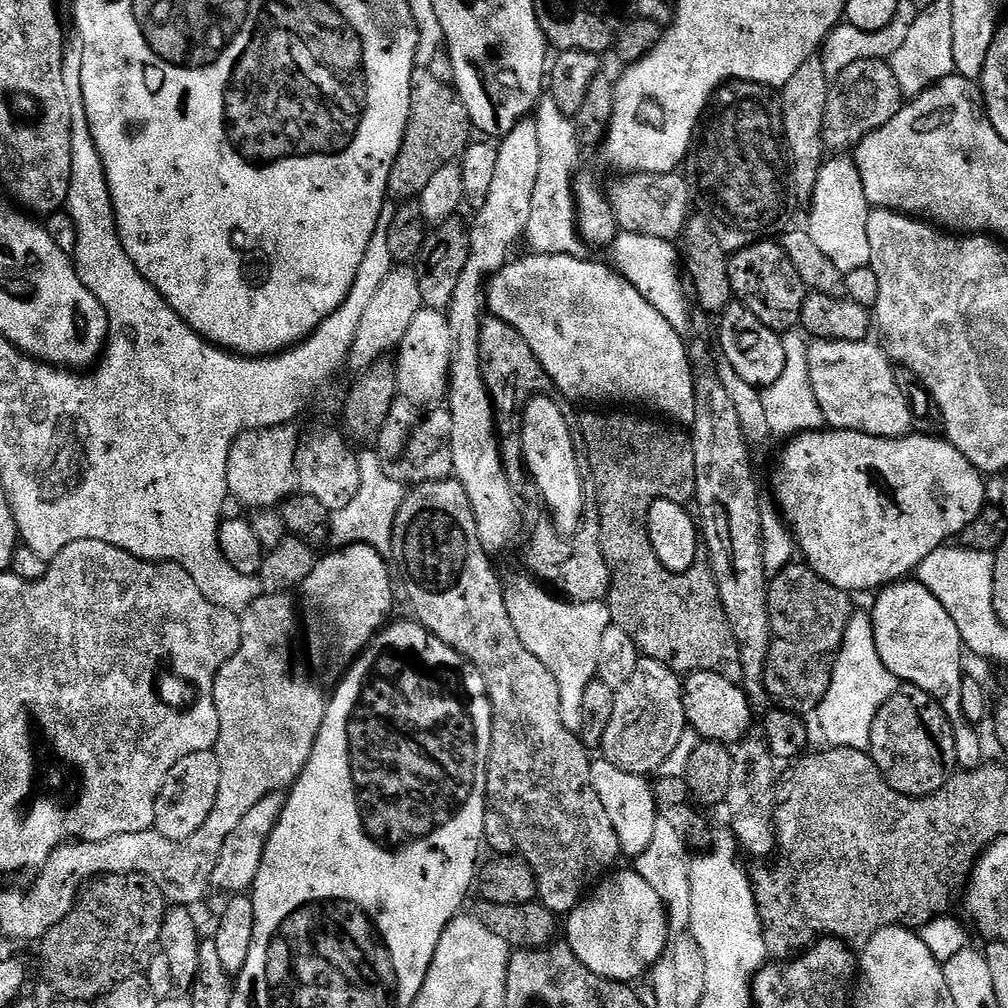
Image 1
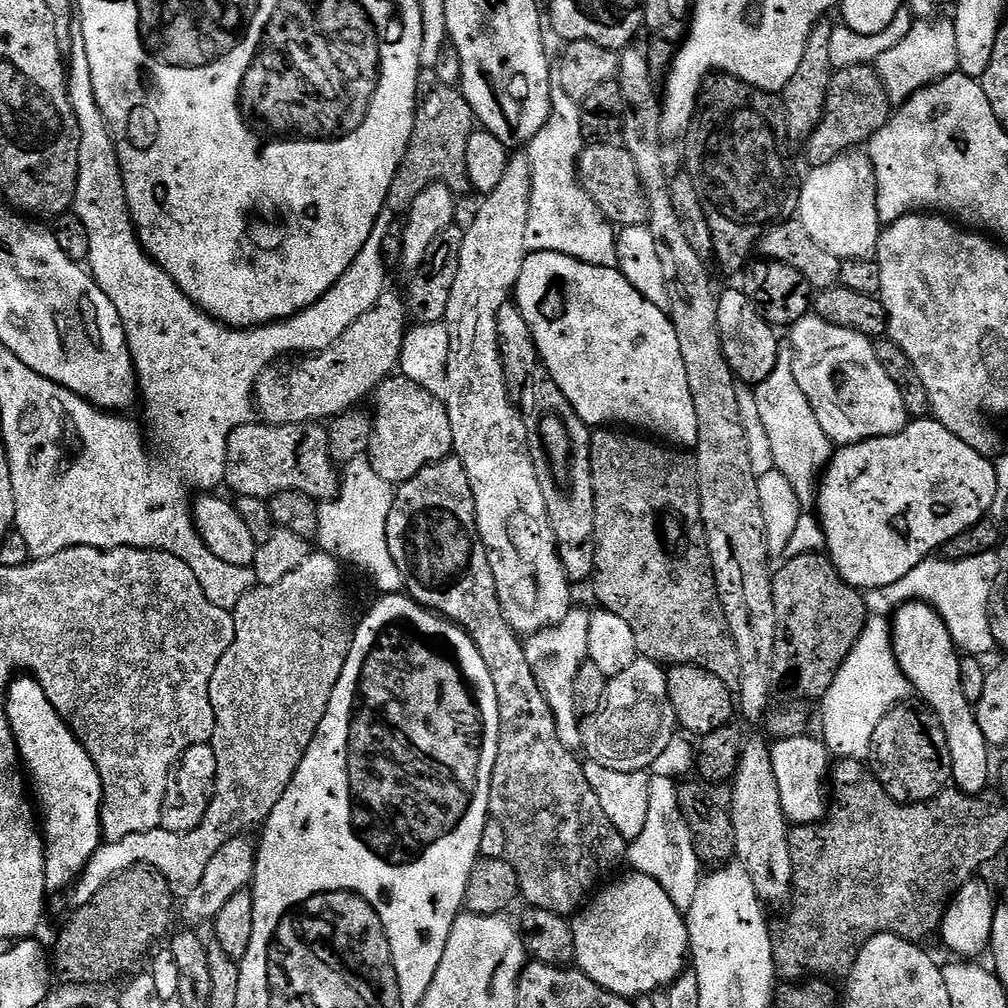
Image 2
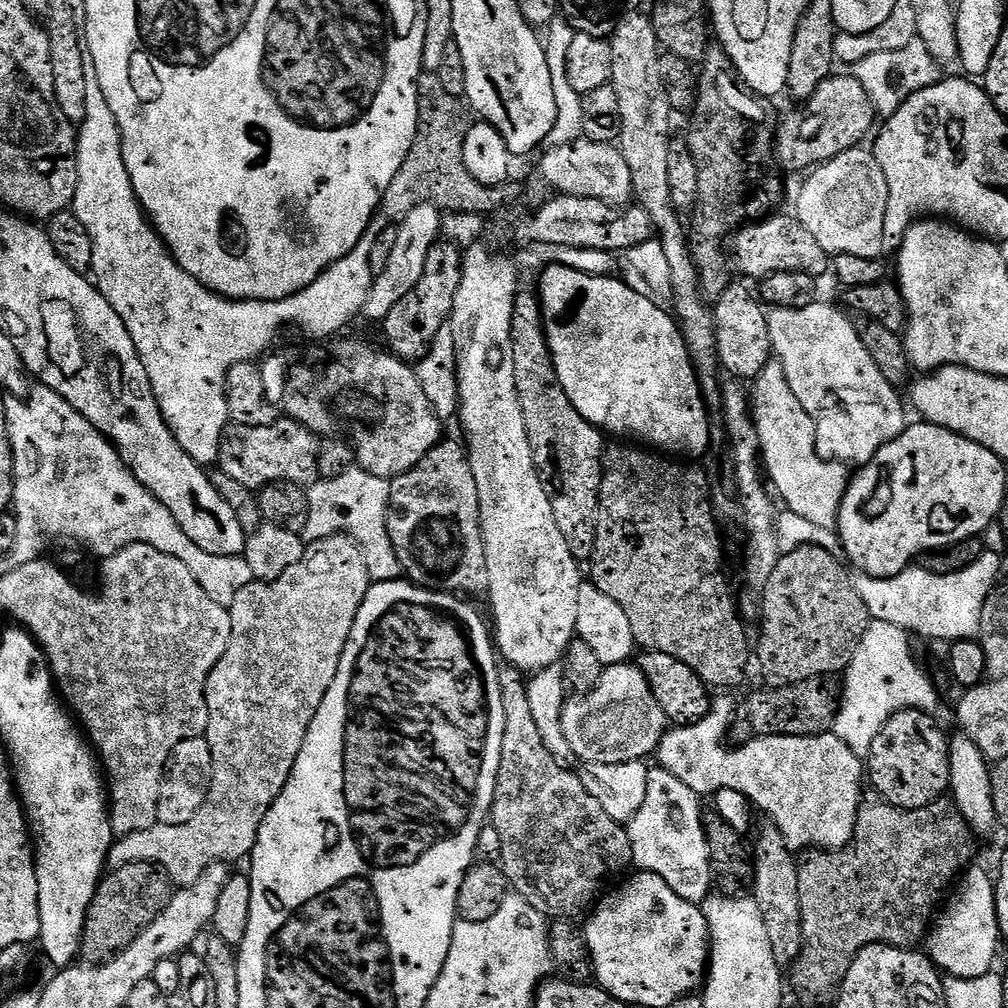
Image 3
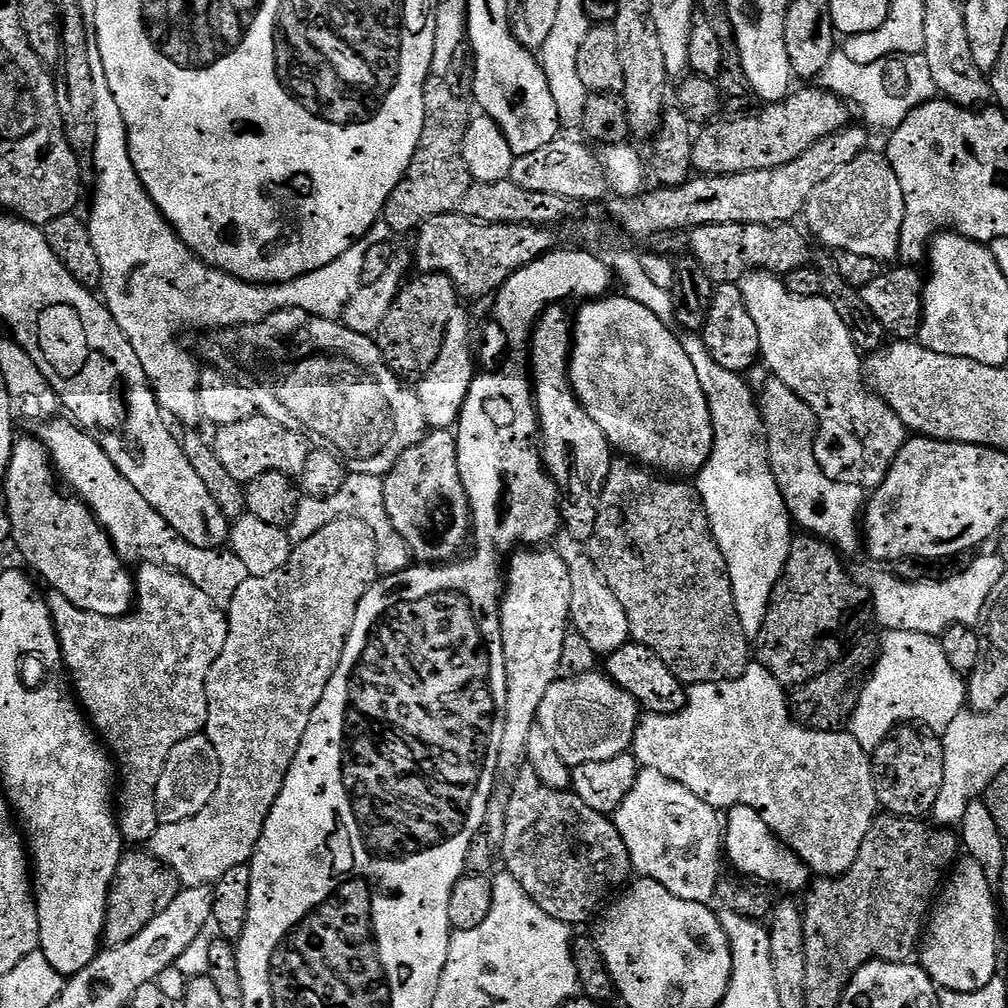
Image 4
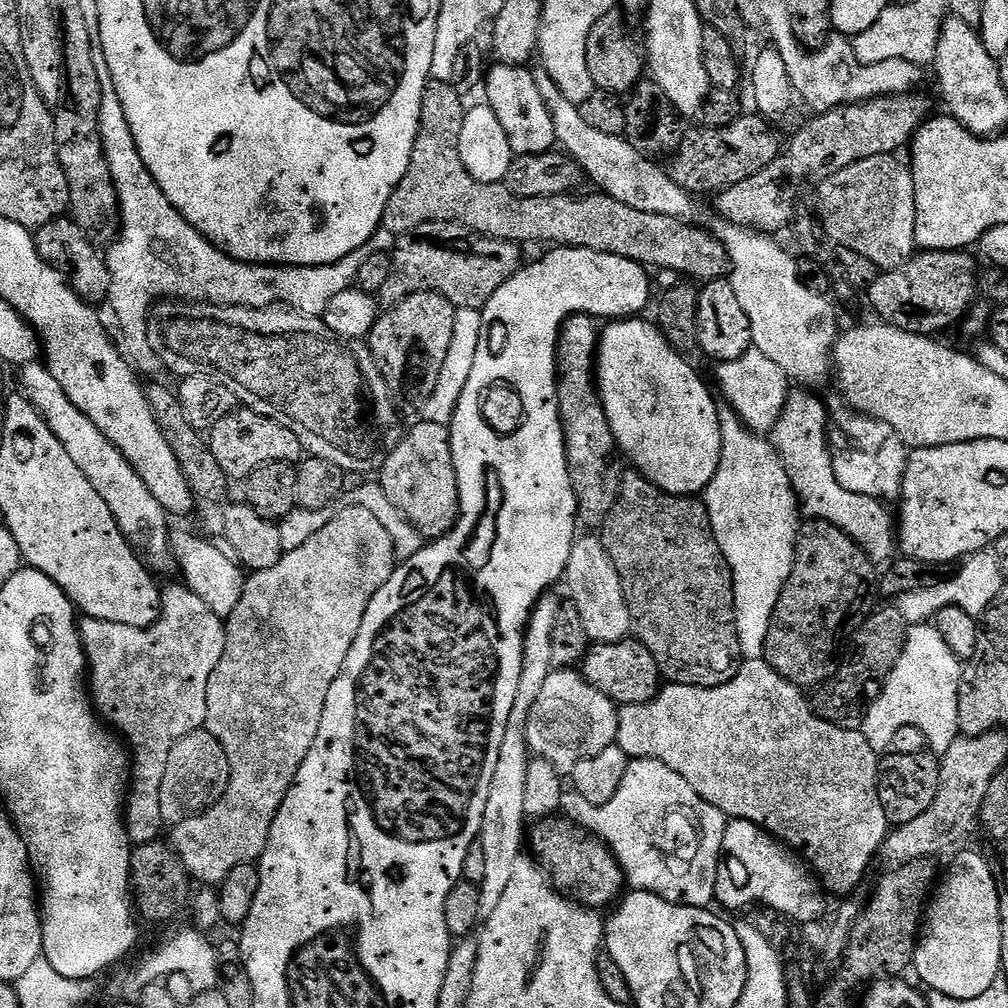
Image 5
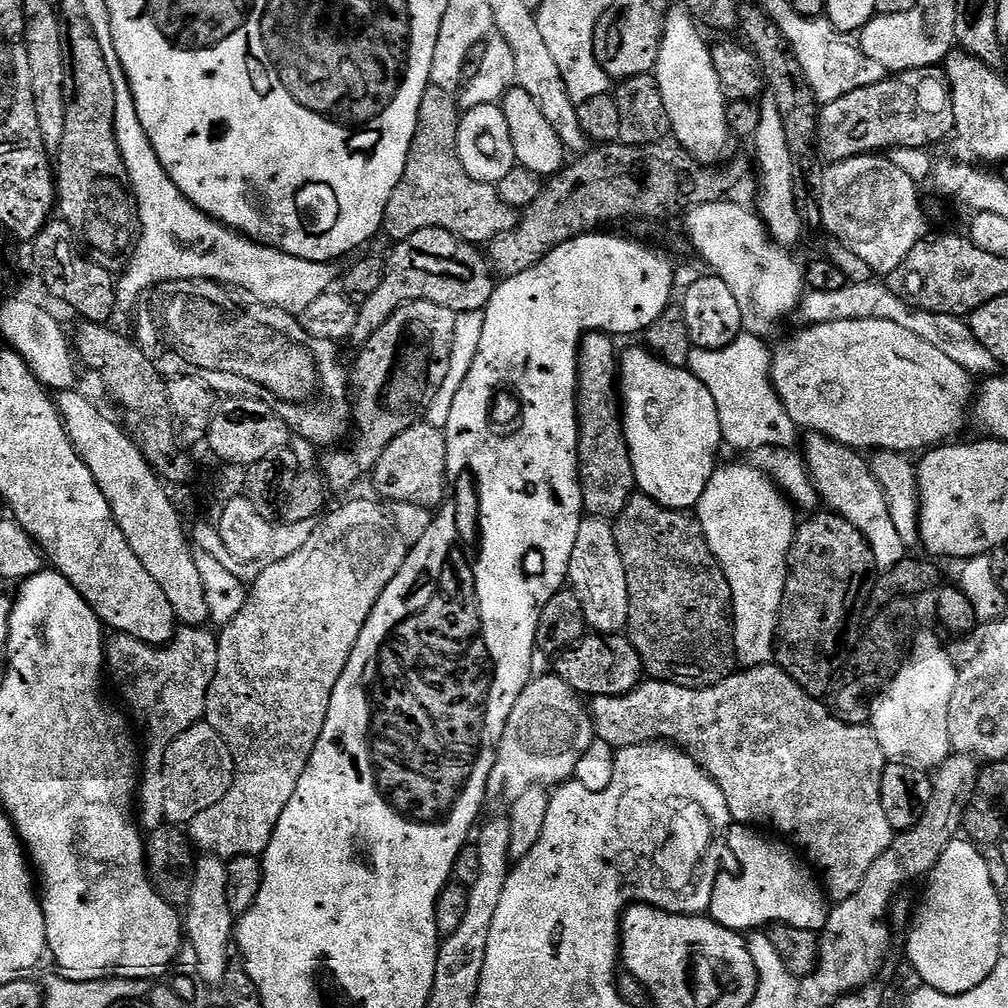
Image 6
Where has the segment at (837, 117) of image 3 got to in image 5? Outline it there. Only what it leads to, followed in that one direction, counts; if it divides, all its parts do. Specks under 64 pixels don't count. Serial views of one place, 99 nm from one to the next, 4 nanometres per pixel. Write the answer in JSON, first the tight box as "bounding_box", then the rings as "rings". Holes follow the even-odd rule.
{"bounding_box":[671,114,782,194],"rings":[[[741,114],[734,122],[721,128],[701,127],[701,132],[693,136],[685,135],[679,148],[671,157],[672,181],[690,194],[696,192],[719,193],[721,190],[734,186],[738,182],[746,182],[758,170],[770,166],[782,151],[782,140],[771,128],[769,121],[759,114]]]}

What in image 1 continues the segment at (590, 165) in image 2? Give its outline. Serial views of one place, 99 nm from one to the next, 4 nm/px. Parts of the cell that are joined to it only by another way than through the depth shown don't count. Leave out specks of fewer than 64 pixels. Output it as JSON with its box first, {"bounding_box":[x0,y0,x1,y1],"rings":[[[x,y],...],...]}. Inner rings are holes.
{"bounding_box":[606,171,694,241],"rings":[[[679,171],[666,174],[634,172],[616,178],[620,180],[613,182],[612,189],[609,187],[606,195],[612,203],[612,213],[616,215],[617,225],[625,232],[637,232],[650,238],[679,241],[684,235],[684,227],[688,225],[689,216],[694,212],[693,185],[687,179],[684,181],[680,175]]]}

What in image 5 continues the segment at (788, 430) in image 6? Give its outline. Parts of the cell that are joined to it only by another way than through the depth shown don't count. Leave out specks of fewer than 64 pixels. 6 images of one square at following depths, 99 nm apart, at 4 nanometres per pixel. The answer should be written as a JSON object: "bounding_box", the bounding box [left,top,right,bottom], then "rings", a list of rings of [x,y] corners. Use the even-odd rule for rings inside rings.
{"bounding_box":[715,346,790,434],"rings":[[[753,346],[740,358],[721,361],[715,368],[718,386],[727,399],[725,401],[739,419],[754,432],[766,434],[772,431],[790,391],[790,381],[782,366]]]}

